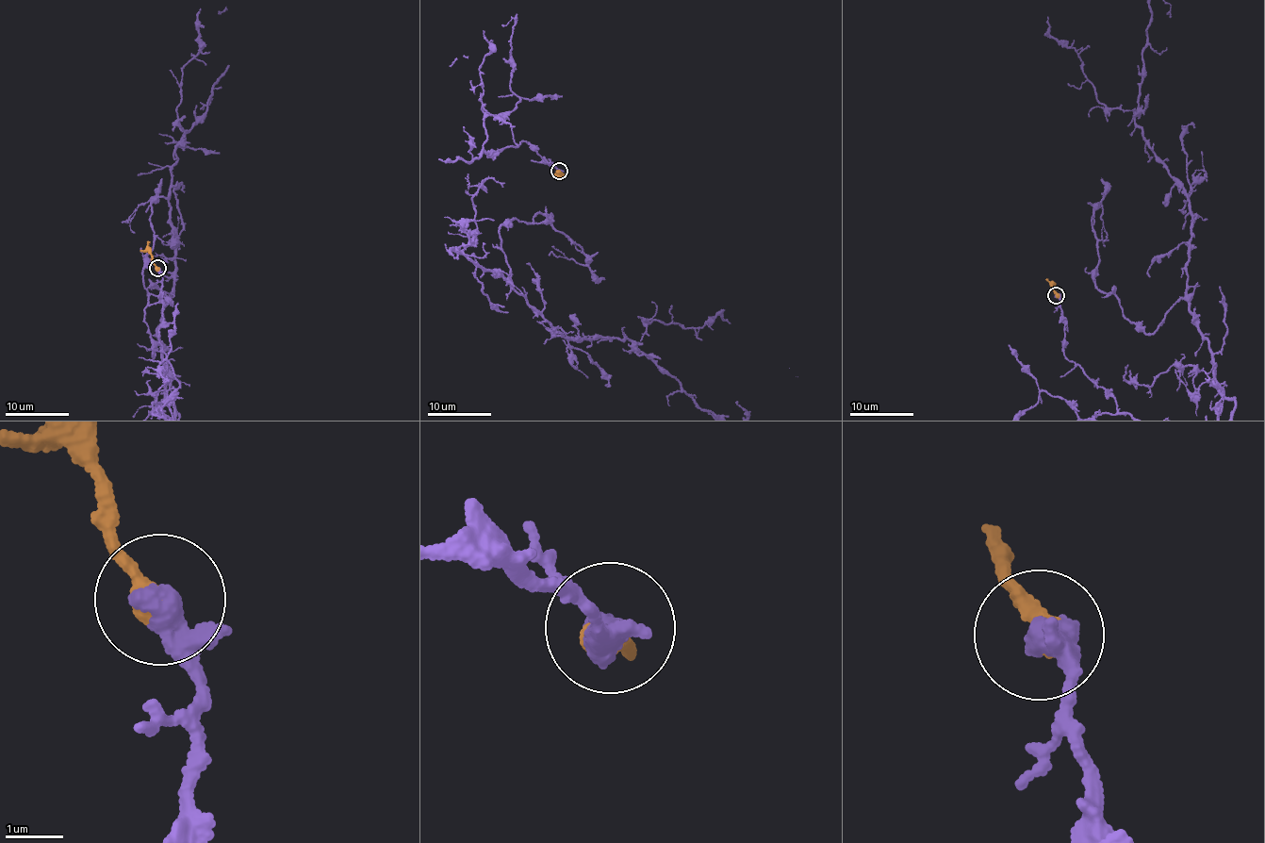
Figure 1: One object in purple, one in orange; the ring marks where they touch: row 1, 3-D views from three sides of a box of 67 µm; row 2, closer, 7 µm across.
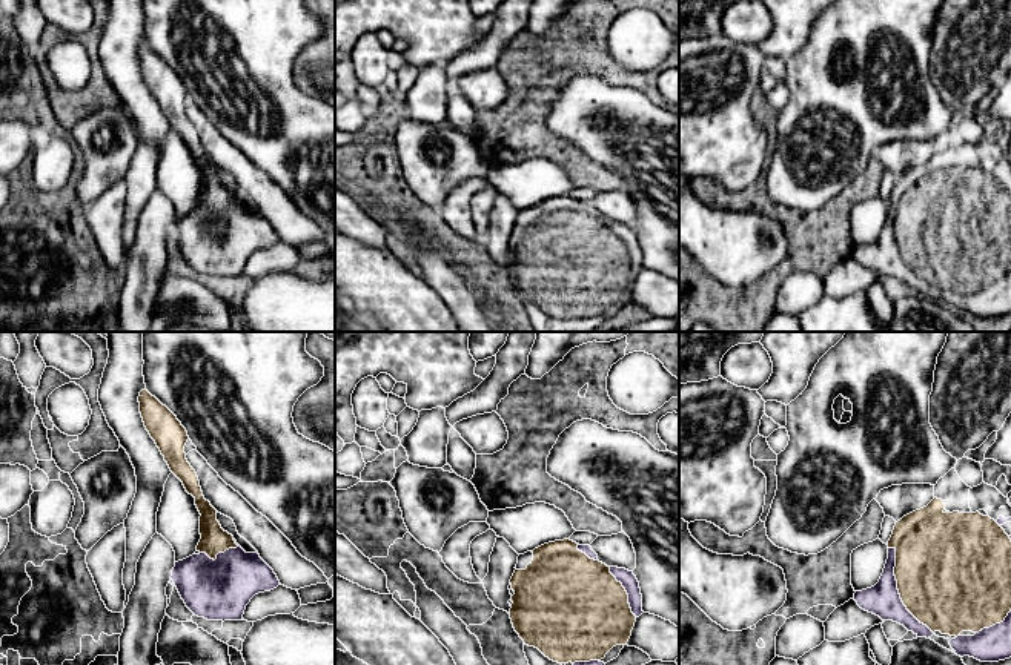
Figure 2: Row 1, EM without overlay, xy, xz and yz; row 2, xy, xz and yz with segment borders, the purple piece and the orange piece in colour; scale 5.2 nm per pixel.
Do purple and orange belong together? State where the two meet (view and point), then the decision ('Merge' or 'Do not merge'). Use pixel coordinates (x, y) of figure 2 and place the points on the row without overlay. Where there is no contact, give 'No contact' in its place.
Touches purple at yz (898, 246). Merge

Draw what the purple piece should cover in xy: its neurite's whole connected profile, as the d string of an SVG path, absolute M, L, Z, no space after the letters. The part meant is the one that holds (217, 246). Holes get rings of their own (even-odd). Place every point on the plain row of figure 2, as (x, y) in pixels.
M148 46L138 52L146 86L171 127L195 154L200 167L197 210L175 218L174 237L186 263L207 276L243 276L250 255L280 241L273 226L258 209L246 209L217 177L217 166L204 155L198 132L186 115L189 95L177 72Z

